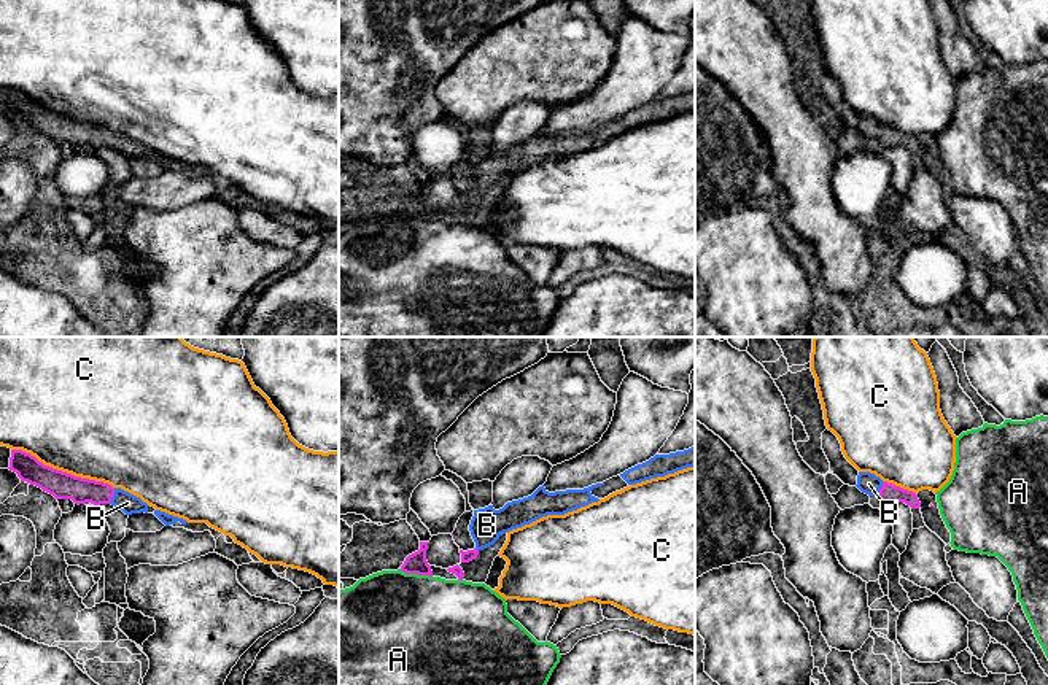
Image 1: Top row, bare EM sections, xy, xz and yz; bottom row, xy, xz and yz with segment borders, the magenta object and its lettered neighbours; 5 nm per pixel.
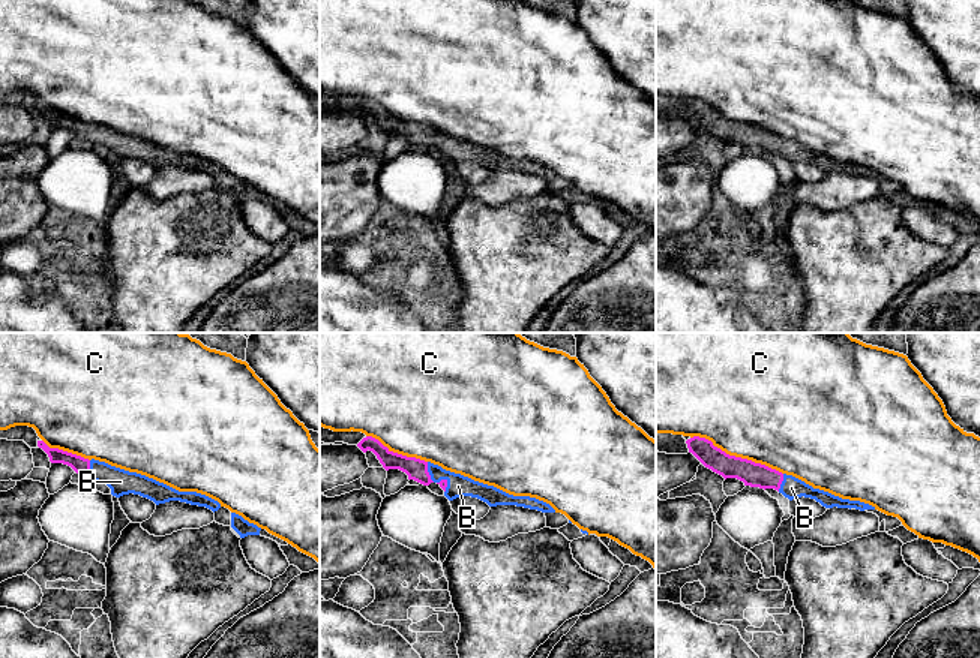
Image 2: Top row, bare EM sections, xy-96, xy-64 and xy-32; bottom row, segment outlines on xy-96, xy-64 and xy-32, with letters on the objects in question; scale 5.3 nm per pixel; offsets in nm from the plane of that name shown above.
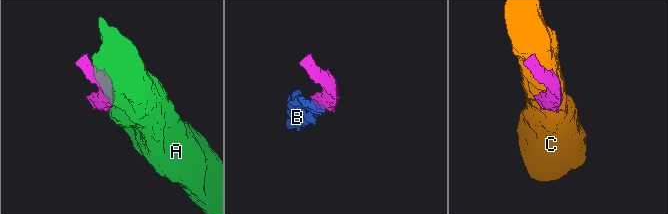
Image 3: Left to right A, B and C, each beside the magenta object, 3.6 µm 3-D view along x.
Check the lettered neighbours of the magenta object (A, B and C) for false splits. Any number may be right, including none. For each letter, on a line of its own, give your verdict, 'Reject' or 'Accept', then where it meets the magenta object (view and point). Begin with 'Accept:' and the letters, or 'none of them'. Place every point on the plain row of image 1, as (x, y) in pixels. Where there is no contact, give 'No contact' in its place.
Accept: B
A: Reject. Touches magenta at xz (415, 216)
B: Accept. Touches magenta at xy (112, 140)
C: Reject. Touches magenta at xy (61, 115)

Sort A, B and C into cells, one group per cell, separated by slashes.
A / B / C

